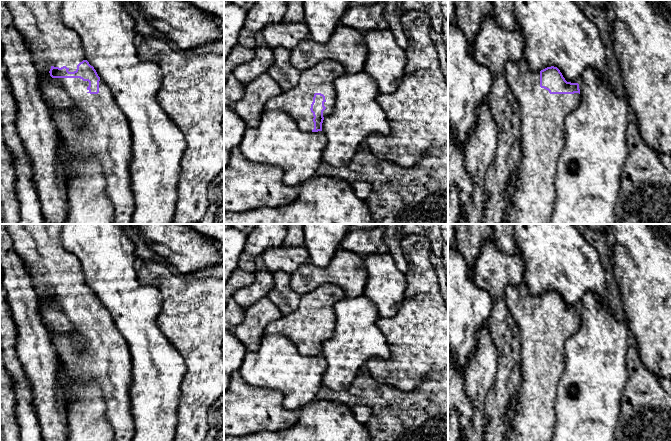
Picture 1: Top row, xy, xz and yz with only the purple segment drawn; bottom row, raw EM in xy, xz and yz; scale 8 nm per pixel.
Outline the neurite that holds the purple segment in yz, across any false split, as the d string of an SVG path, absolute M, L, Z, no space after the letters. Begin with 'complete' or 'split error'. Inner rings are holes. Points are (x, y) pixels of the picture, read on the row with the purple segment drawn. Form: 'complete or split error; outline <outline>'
split error; outline M524 57L517 62L506 63L505 70L507 83L519 104L522 144L513 206L506 216L506 224L549 224L556 202L555 179L558 161L566 141L564 121L580 104L579 84L567 82L560 70L554 66L532 71Z

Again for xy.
split error; outline M6 0L13 22L24 36L31 50L34 65L38 73L50 70L50 82L56 82L74 102L70 110L51 109L52 117L59 133L65 141L65 147L72 159L96 158L106 180L105 191L114 207L113 224L131 224L134 211L134 199L131 190L130 160L132 157L132 136L126 116L117 105L109 87L102 82L96 70L85 59L79 35L64 25L60 16L62 0Z

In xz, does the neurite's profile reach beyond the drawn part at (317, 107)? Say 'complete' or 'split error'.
split error

